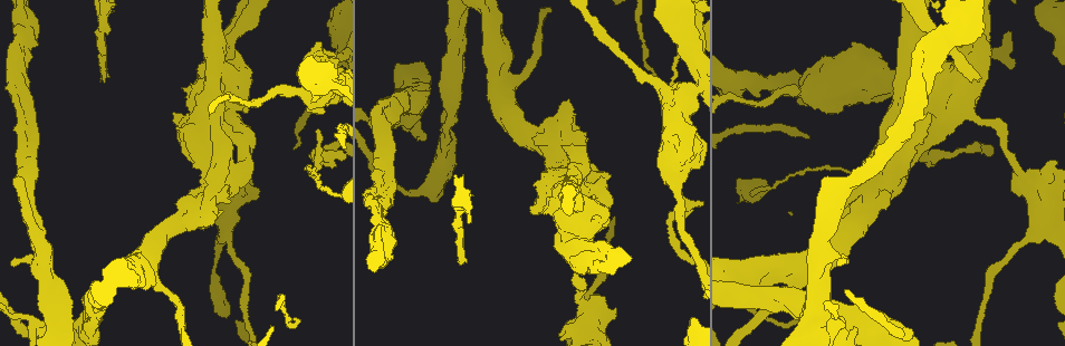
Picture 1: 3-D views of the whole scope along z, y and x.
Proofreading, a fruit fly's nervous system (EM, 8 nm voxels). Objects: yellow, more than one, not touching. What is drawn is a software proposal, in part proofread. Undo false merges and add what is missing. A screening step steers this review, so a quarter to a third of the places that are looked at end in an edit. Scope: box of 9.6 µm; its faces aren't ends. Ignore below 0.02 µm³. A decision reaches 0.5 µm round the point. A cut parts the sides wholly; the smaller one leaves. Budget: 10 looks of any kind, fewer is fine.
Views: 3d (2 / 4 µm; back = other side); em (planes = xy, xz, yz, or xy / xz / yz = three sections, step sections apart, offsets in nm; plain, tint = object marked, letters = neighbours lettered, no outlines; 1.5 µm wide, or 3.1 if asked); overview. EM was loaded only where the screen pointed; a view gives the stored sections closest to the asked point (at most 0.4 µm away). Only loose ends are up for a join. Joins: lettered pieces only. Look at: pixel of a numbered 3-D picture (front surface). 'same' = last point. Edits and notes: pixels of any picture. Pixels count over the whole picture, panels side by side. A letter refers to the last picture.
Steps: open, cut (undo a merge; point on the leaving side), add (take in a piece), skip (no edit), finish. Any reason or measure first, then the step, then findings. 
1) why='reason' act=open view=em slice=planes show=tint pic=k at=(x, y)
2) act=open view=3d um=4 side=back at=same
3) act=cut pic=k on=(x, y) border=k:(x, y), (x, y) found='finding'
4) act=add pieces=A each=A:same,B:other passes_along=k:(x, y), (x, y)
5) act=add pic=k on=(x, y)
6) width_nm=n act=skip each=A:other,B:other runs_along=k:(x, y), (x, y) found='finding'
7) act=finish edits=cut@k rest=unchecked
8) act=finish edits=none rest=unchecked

why='an open end' act=open view=3d um=2 pic=1 at=(855, 328)

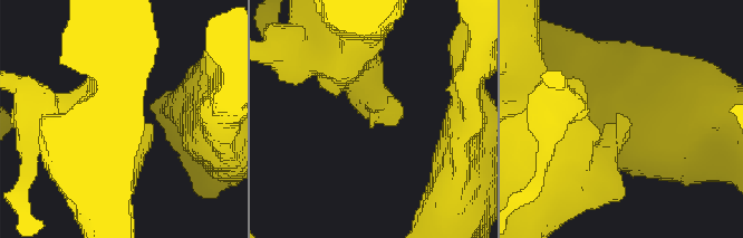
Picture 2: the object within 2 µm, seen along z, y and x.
why='need the tissue' act=open view=em slice=planes show=letters pic=2 at=(369, 115)

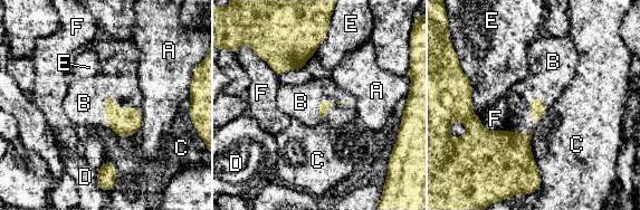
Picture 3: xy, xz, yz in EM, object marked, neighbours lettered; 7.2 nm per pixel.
act=add pieces=B each=A:other,B:same,C:other,D:other,E:other,F:other found='the neuron continues'

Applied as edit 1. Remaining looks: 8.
act=open view=overview

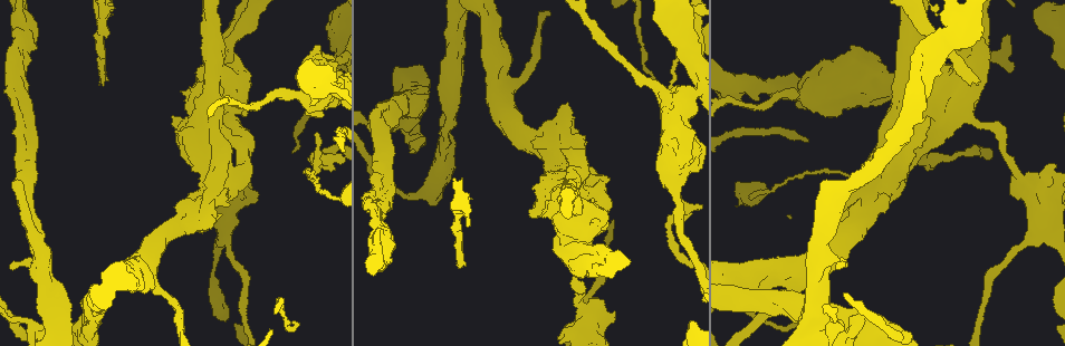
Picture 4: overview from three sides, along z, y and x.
why='touches itself' act=open view=3d um=4 pic=4 at=(17, 44)

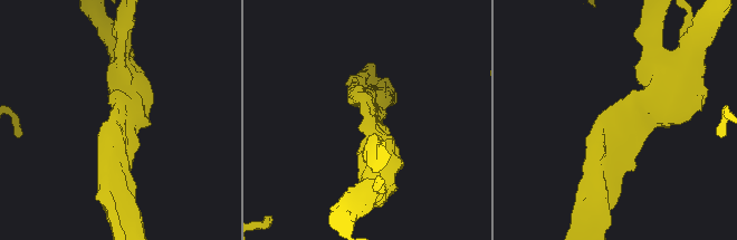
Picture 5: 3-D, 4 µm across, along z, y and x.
act=open view=em slice=xy step=8 show=tint pic=5 at=(367, 119)

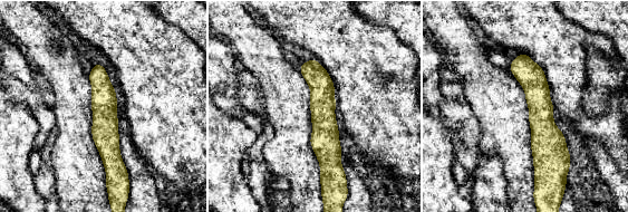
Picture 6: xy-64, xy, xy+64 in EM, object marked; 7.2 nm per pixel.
why='cut it another way' act=open view=em slice=planes show=letters at=same

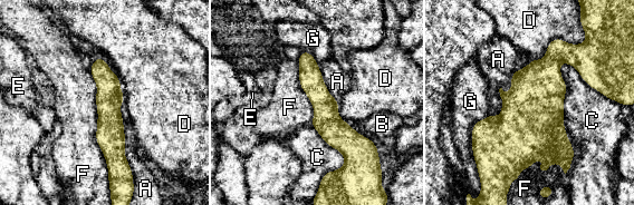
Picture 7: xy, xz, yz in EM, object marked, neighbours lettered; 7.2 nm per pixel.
width_nm=190 act=skip each=A:other,B:other,C:other,D:other,E:other,F:other,G:other runs_along=7:(304, 54), (327, 123), (357, 153) found='all the same neuron'

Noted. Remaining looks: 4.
why='thick turns thin' act=open view=3d um=4 pic=4 at=(336, 197)

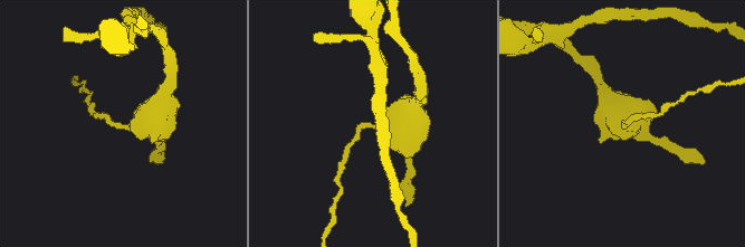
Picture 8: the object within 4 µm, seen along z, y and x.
why='need the tissue' act=open view=em slice=planes show=plain pic=8 at=(370, 128)

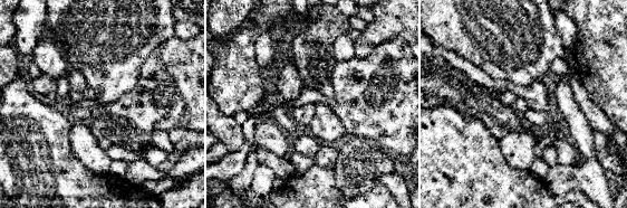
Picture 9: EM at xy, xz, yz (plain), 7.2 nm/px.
act=open view=em slice=planes show=letters at=same

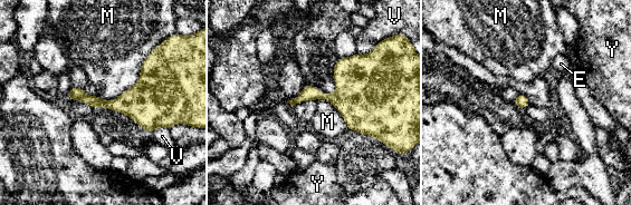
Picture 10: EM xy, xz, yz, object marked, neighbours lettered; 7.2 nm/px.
longest_contact=M:550nm act=cut pic=10 on=(76, 93) each=E:other,M:other,V:other,Y:other border=10:(85, 94), (78, 99) found='two neurons meet here'

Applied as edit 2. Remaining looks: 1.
act=finish edits=add@3,cut@10 rest=unchecked

